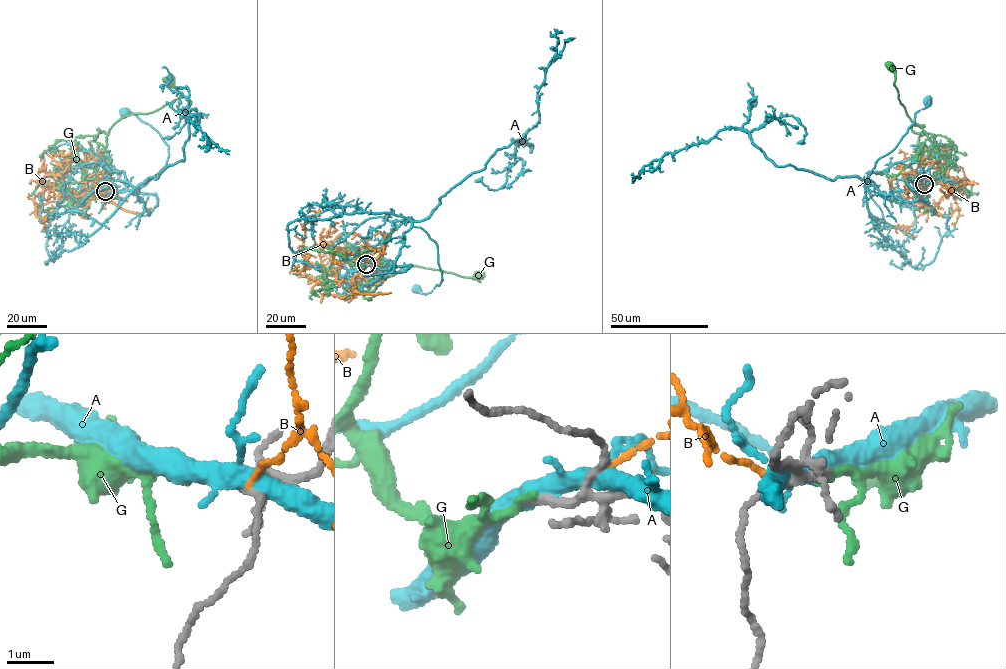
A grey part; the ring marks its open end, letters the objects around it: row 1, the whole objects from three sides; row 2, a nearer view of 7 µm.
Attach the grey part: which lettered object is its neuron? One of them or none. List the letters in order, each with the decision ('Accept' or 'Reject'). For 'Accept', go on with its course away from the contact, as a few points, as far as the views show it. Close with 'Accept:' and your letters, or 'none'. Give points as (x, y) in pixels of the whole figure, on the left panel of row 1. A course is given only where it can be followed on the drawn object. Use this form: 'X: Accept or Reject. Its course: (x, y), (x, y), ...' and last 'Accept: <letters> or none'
A: Reject
B: Reject
G: Accept. Its course: (105, 191), (95, 191), (95, 185), (97, 163), (109, 131), (126, 116), (157, 110), (178, 98), (170, 77)
Accept: G

